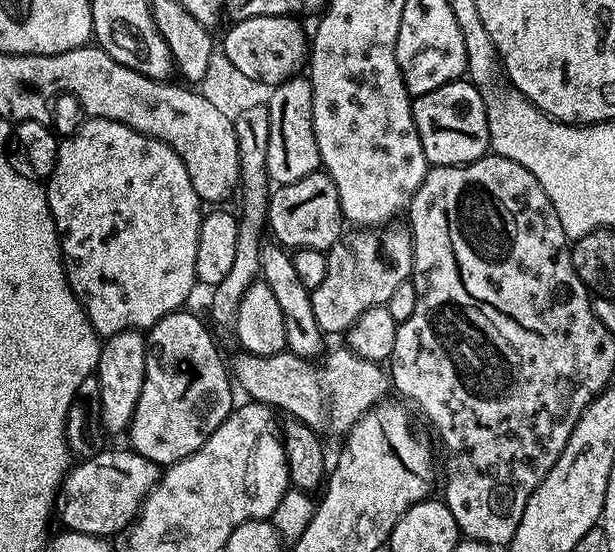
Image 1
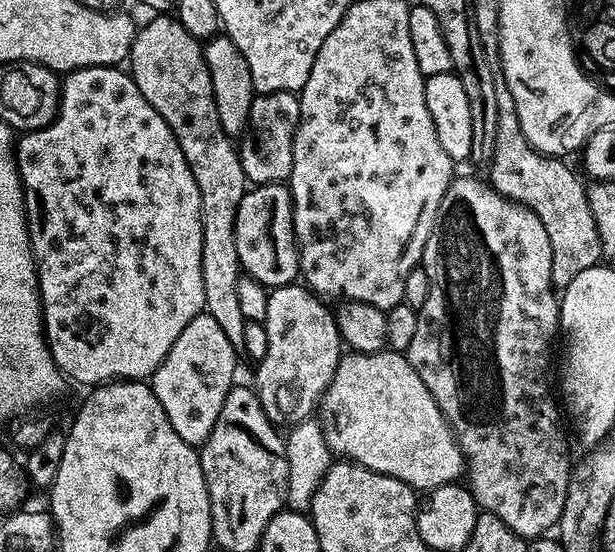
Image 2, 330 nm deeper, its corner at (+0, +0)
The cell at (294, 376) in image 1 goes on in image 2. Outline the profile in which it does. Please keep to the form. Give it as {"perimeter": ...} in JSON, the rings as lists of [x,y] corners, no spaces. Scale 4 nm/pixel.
{"perimeter":[[[391,350],[349,351],[341,355],[327,384],[328,389],[324,392],[320,408],[324,411],[324,437],[333,457],[398,478],[414,490],[431,490],[443,484],[451,484],[459,477],[456,476],[459,472],[461,475],[460,449],[422,378],[418,378],[414,366],[410,366],[407,355]]]}

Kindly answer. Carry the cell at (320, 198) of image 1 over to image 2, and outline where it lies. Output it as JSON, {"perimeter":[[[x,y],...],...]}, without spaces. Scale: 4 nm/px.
{"perimeter":[[[287,183],[257,184],[245,191],[236,215],[236,245],[241,269],[271,290],[291,285],[301,275],[300,246]]]}

